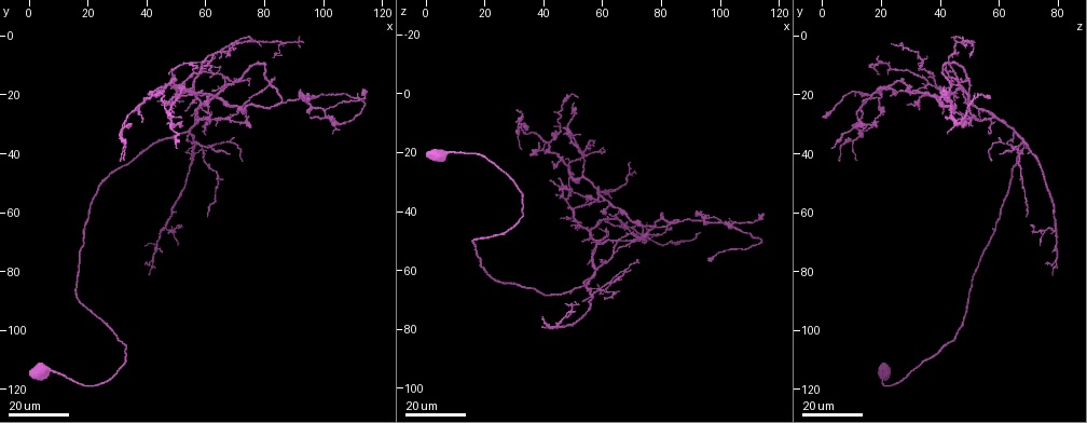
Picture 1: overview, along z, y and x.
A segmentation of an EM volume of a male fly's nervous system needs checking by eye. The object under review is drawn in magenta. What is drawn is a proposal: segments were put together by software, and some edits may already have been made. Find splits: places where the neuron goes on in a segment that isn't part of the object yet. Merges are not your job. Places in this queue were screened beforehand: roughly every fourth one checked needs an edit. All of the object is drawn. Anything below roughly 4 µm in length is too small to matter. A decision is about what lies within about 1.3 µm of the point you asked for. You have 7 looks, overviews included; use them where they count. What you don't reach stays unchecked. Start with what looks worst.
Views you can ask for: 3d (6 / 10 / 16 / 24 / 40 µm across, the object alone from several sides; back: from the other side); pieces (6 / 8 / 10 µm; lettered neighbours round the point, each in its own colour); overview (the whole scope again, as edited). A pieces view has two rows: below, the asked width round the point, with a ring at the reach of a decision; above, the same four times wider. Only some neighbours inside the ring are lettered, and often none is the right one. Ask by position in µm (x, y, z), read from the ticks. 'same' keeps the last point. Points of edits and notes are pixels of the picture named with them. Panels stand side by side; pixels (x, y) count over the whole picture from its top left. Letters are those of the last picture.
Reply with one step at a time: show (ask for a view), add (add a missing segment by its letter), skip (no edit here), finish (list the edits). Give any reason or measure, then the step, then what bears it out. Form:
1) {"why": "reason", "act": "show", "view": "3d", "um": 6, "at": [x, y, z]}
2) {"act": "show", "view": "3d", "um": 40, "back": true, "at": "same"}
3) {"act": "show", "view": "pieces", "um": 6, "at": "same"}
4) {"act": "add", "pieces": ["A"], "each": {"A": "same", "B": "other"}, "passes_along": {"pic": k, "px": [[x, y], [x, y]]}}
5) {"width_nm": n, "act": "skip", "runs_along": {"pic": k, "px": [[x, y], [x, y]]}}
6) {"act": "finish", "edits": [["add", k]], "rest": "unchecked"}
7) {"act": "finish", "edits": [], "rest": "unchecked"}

{"why": "free end", "act": "show", "view": "3d", "um": 24, "at": [93, 2, 48]}

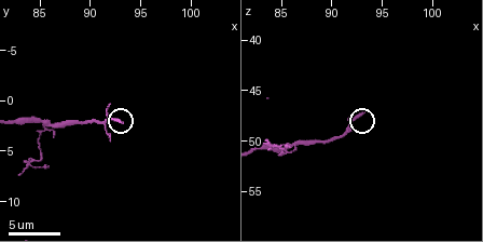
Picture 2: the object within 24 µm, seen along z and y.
{"why": "see the neighbours", "act": "show", "view": "pieces", "um": 10, "at": [93.2, 2.2, 47.0]}

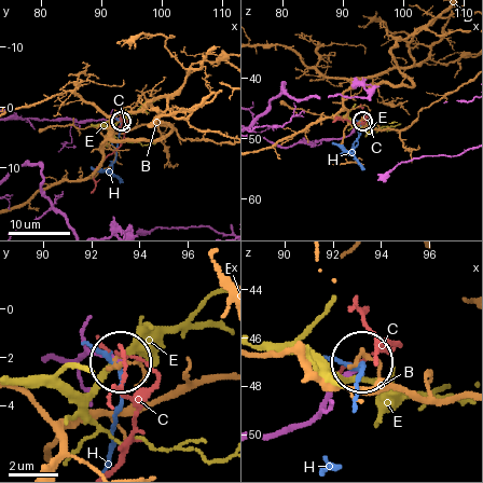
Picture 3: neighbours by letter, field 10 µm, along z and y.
{"act": "skip", "each": {"B": "other", "C": "other", "E": "other", "H": "other"}, "found": "none of them fits"}

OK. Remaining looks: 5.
{"why": "long arm stops here", "act": "show", "view": "3d", "um": 24, "at": [69, 2, 24]}

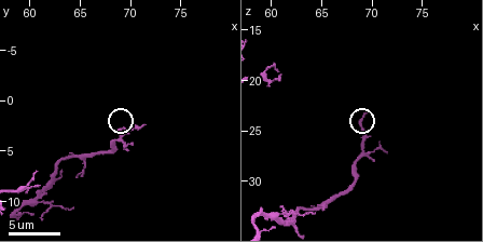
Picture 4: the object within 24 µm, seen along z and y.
{"why": "see the neighbours", "act": "show", "view": "pieces", "um": 6, "at": [69.4, 2.8, 23.2]}

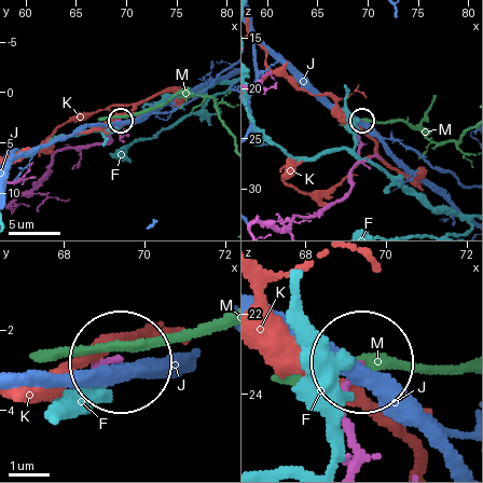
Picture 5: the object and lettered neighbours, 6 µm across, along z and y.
{"act": "skip", "each": {"F": "other", "J": "other", "K": "other", "M": "other"}, "runs_along": {"pic": 5, "px": [[345, 458], [345, 397], [362, 369]]}, "found": "no lettered segment goes on from it"}

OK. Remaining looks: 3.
{"why": "thin end", "act": "show", "view": "3d", "um": 16, "at": [54, 39, 70]}

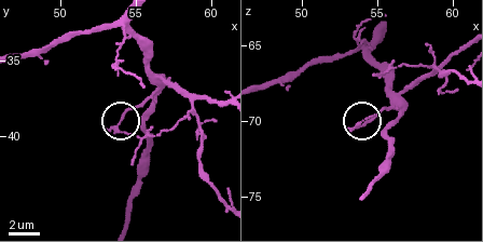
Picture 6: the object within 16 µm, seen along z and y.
{"act": "show", "view": "pieces", "um": 10, "at": [54.6, 39.8, 69.6]}

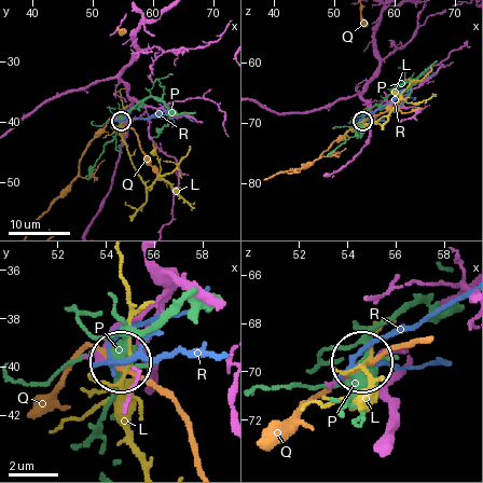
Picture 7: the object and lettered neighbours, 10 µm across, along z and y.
{"act": "skip", "each": {"L": "other", "P": "other", "Q": "other", "R": "other"}, "found": "no lettered segment goes on from it"}

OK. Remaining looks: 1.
{"act": "finish", "edits": [], "rest": "unchecked"}

